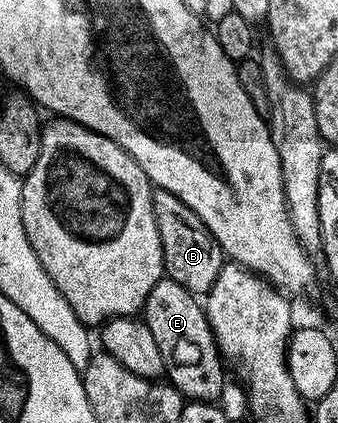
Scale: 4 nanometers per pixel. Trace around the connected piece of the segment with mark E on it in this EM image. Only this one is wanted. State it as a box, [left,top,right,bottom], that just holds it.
[142,276,225,402]

